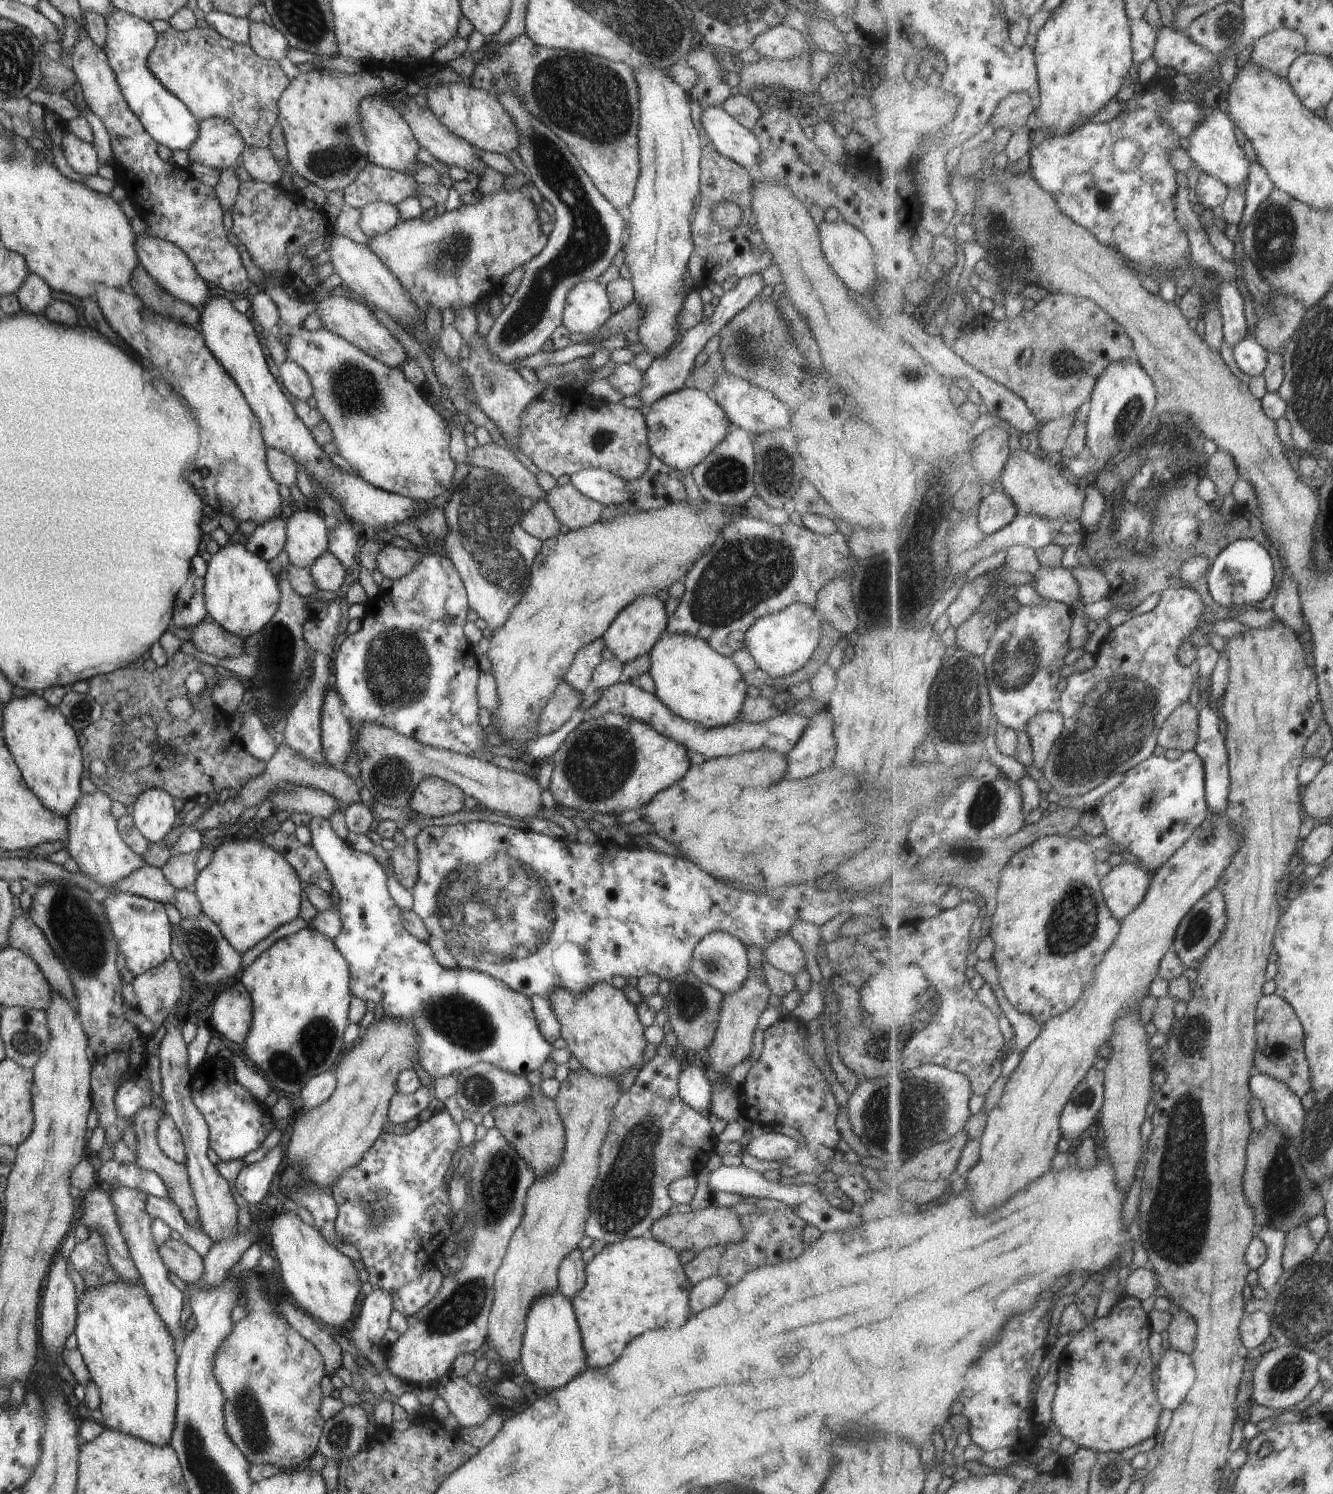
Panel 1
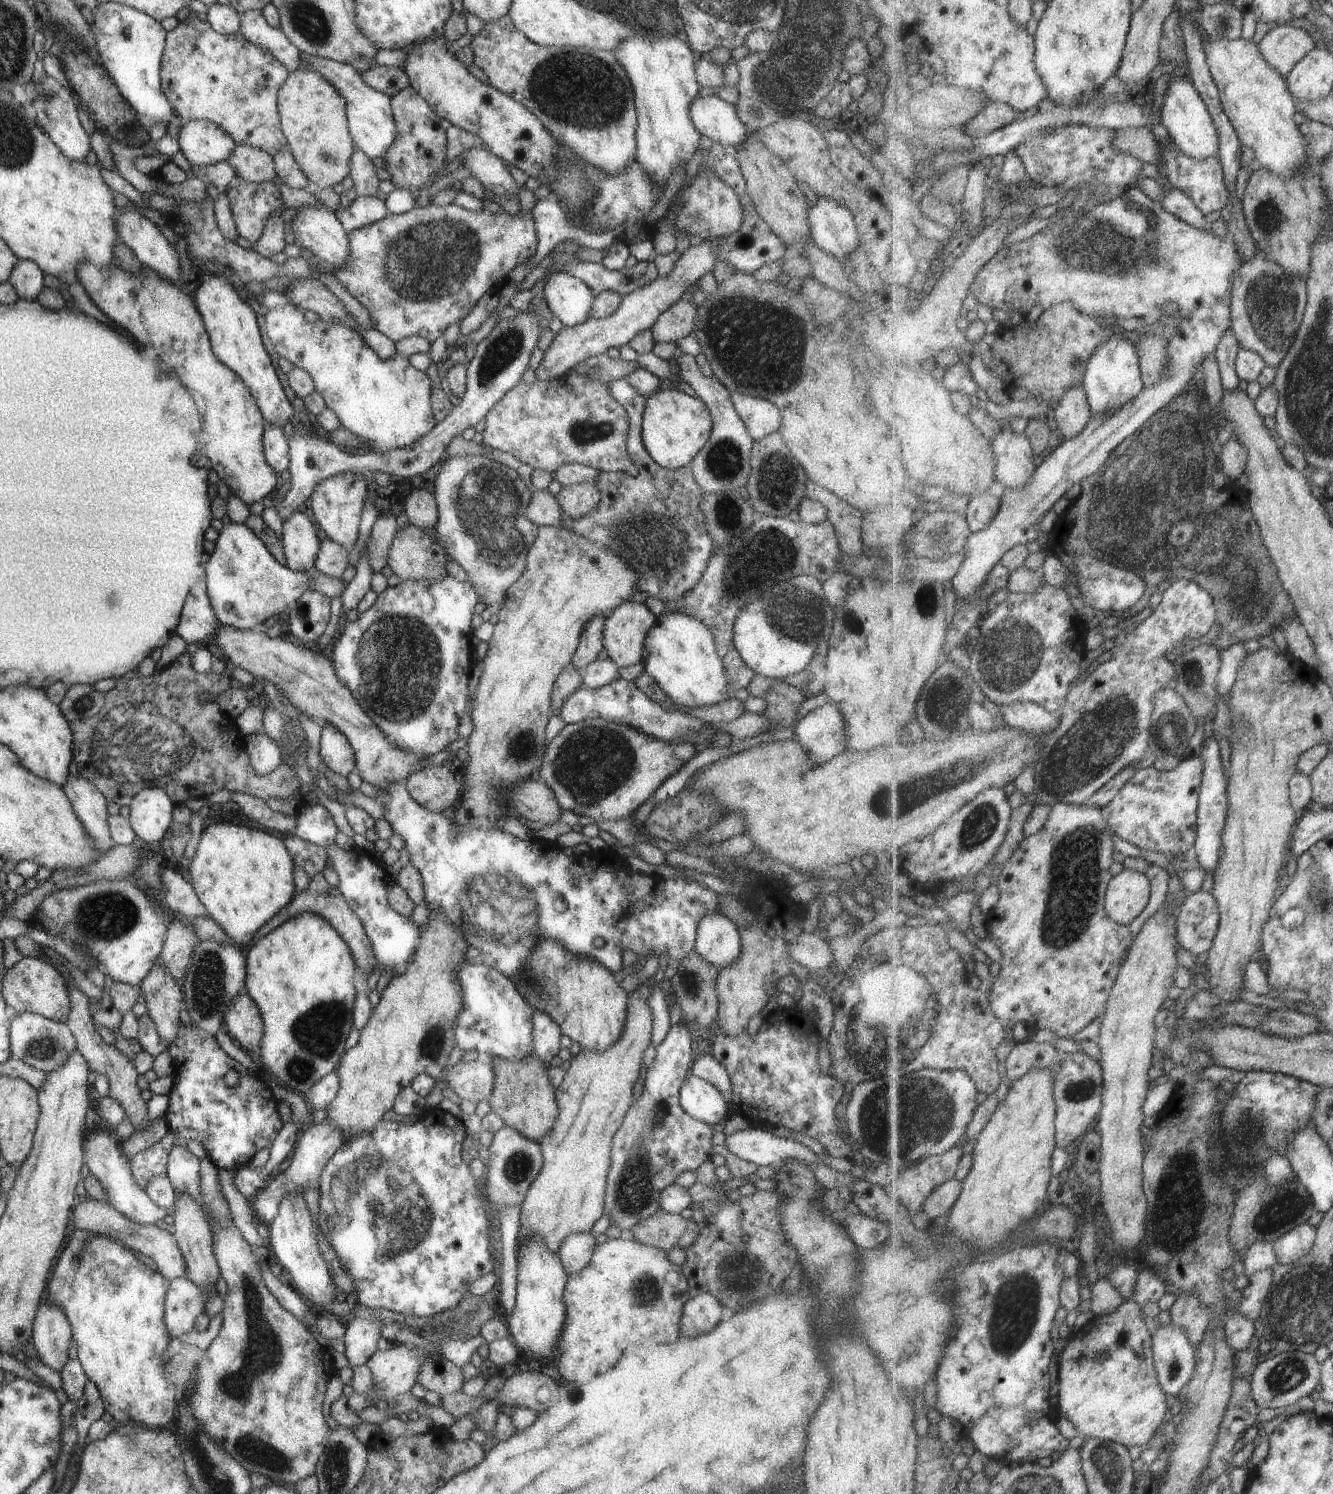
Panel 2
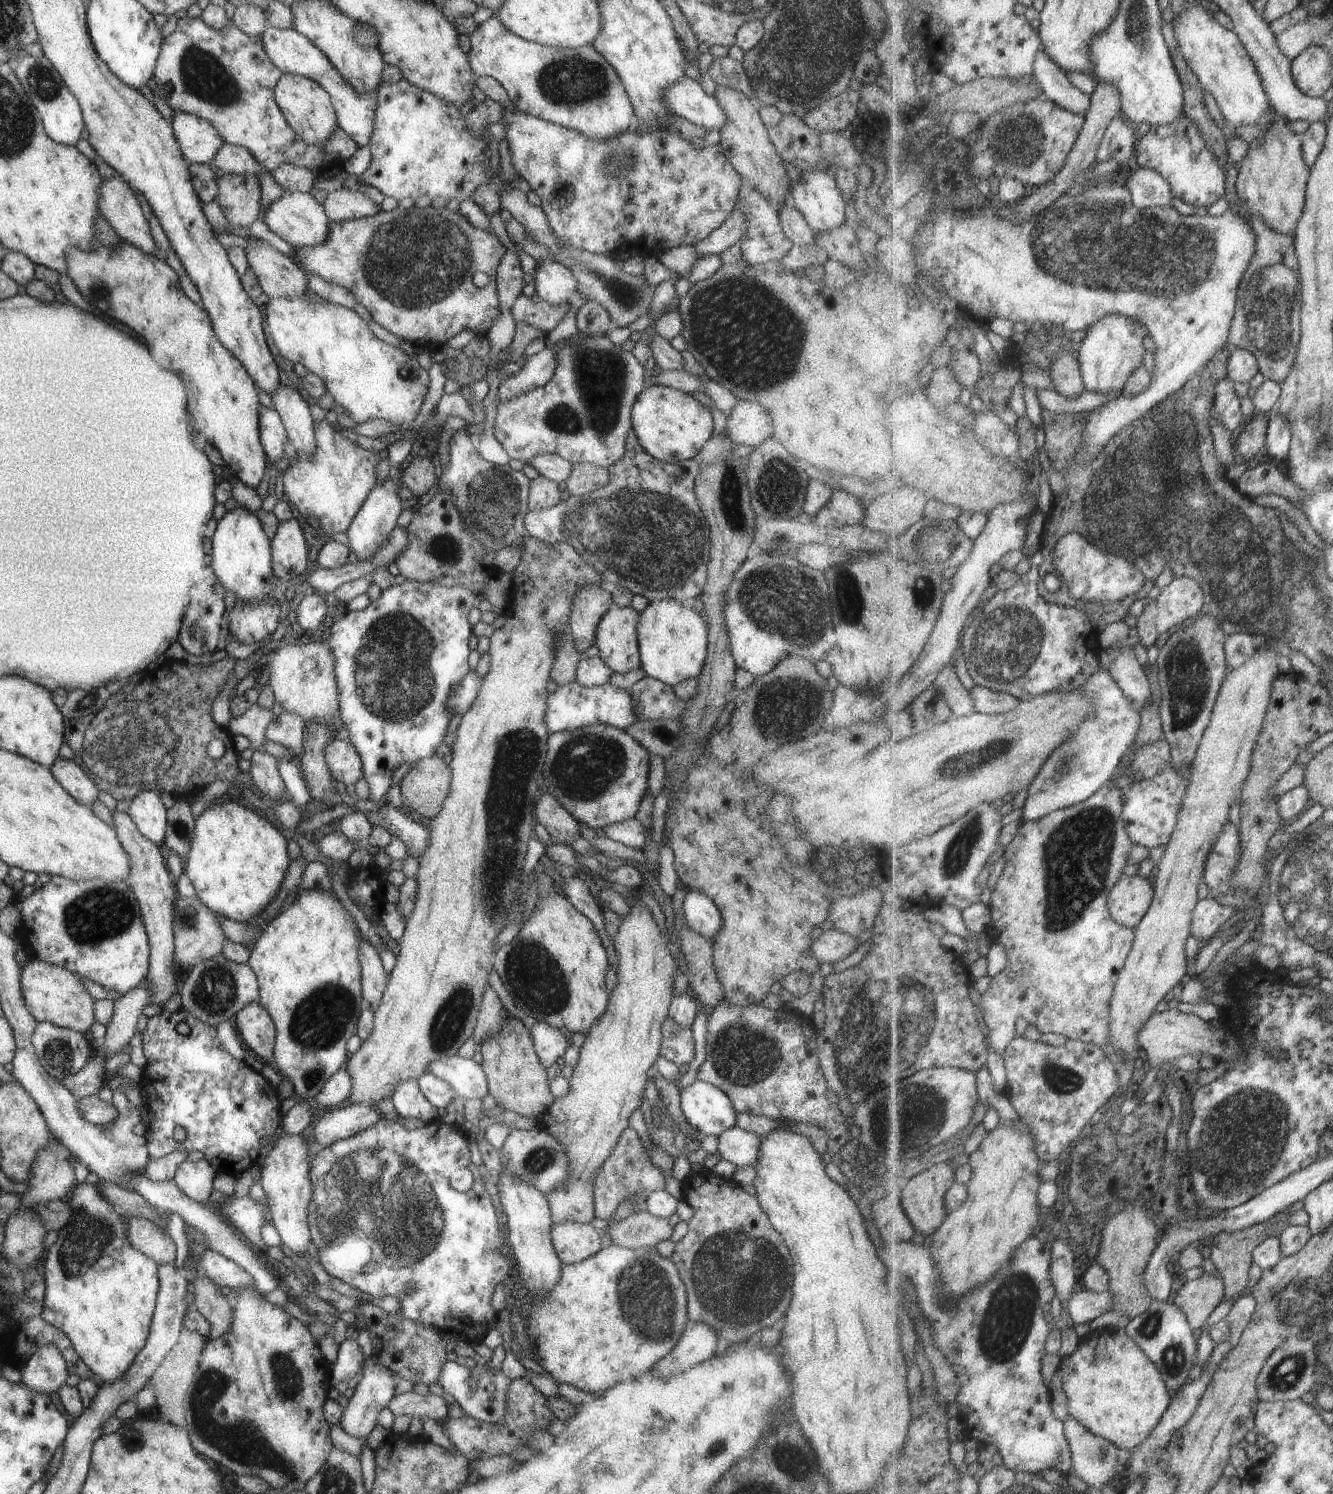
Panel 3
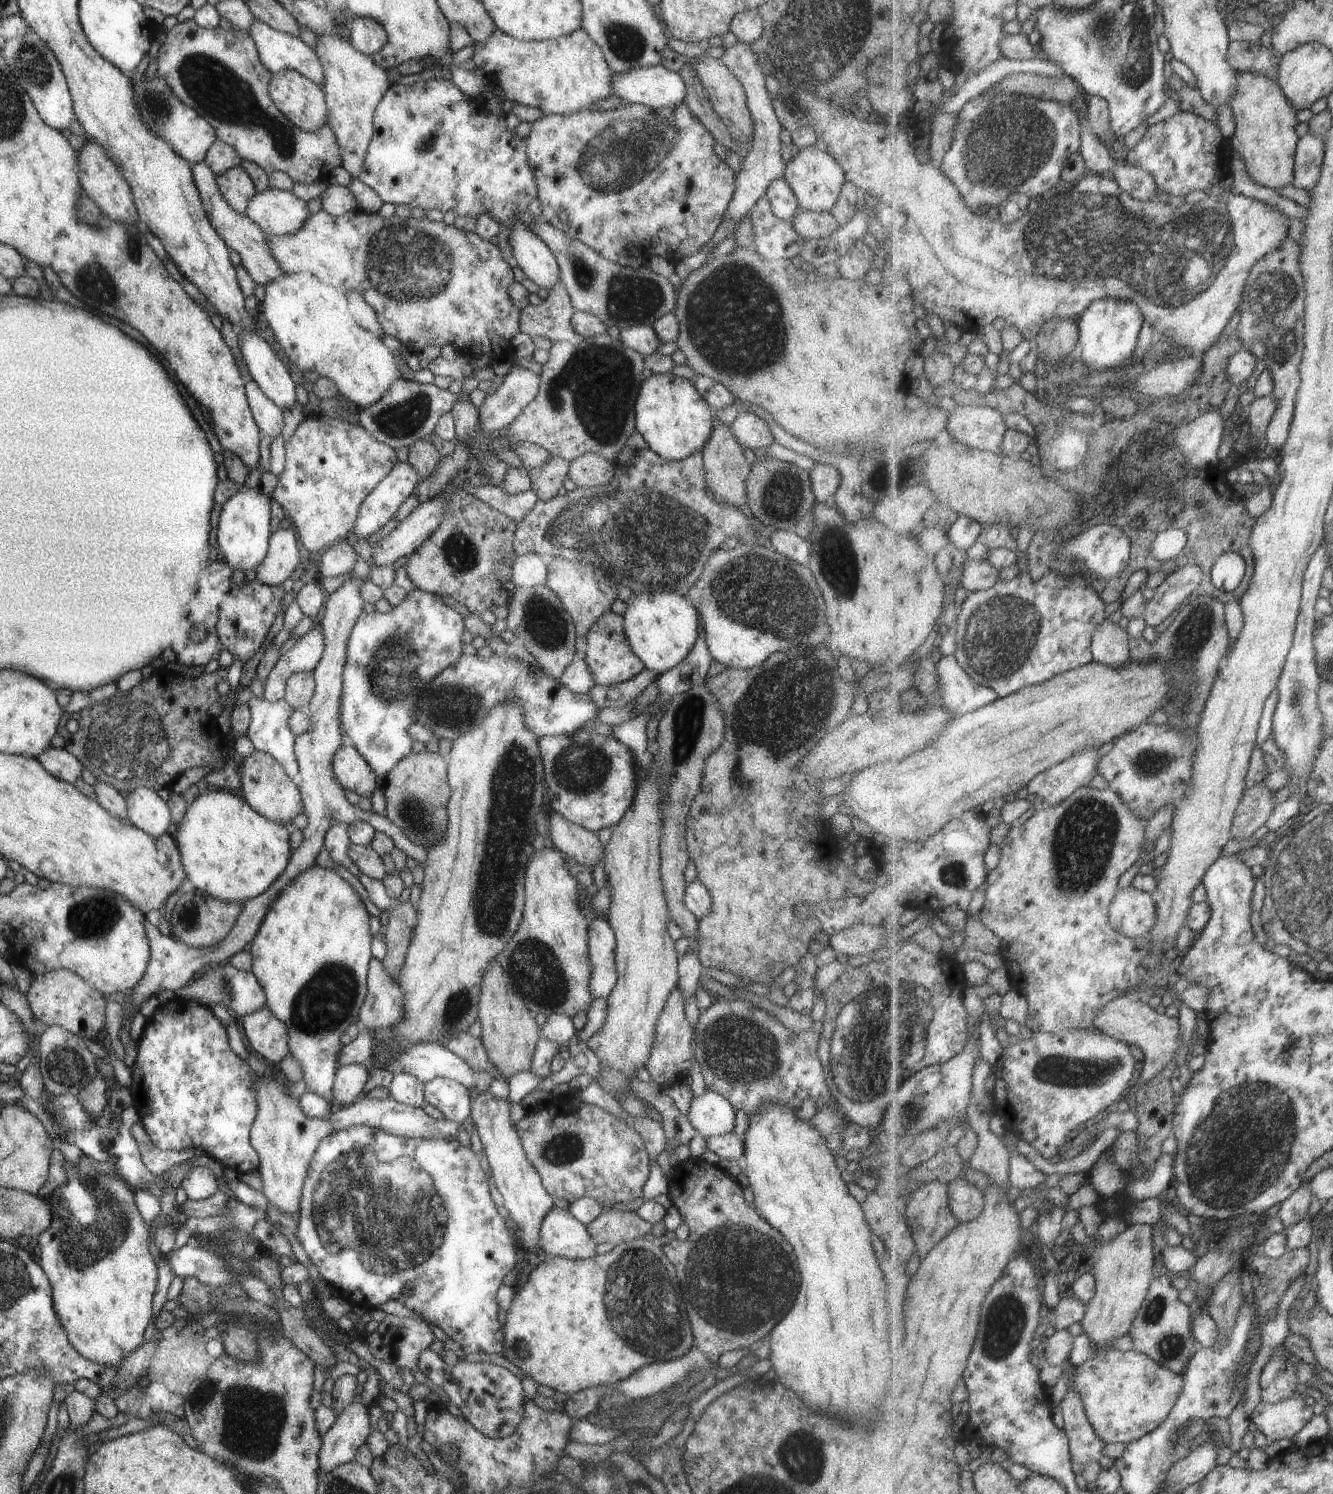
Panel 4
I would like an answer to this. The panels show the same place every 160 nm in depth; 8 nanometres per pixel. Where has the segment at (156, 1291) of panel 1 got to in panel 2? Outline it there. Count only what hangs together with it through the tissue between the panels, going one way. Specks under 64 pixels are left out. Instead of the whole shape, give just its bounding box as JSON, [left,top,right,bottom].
[82,1128,172,1224]

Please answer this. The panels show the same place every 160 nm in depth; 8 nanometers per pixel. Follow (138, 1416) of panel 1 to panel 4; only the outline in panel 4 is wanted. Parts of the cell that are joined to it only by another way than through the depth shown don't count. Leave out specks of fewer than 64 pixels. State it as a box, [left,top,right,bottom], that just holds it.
[34,1155,157,1365]

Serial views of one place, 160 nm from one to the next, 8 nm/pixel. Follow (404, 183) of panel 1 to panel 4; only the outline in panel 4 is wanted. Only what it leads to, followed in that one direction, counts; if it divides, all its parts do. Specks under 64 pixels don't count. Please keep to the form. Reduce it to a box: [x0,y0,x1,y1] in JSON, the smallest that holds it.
[156,19,340,184]

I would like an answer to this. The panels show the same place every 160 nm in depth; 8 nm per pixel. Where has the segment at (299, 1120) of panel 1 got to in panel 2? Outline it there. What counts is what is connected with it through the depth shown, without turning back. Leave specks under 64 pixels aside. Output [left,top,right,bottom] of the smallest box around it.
[319,914,468,1142]

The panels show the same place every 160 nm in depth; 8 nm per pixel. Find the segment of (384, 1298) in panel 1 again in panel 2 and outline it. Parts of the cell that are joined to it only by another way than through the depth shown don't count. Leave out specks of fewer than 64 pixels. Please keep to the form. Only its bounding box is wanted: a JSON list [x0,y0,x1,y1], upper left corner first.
[344,1317,383,1367]

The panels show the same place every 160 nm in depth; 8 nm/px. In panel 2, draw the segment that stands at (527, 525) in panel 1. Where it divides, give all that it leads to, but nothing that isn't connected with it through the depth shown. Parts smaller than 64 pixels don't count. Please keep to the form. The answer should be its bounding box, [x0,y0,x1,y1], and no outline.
[524,489,560,528]

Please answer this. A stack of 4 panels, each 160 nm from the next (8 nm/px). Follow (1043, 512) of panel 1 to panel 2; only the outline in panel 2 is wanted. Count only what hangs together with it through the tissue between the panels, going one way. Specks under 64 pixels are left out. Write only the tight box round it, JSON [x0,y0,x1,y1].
[992,426,1035,489]

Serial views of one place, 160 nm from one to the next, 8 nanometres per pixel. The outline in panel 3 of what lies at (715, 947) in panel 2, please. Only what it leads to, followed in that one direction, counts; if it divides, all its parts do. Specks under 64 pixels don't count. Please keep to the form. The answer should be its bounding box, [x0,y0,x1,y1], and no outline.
[682,888,720,940]

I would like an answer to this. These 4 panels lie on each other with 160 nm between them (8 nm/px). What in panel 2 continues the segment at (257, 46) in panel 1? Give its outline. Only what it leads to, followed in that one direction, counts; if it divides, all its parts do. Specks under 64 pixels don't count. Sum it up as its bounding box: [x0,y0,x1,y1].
[238,10,300,72]

